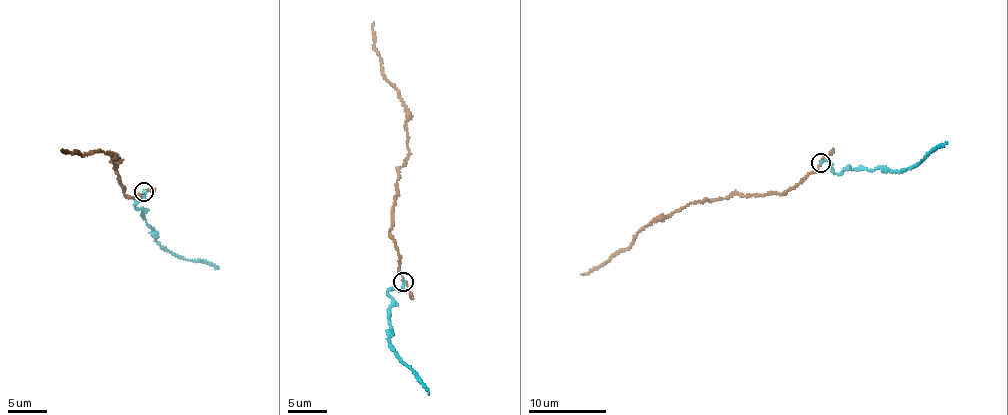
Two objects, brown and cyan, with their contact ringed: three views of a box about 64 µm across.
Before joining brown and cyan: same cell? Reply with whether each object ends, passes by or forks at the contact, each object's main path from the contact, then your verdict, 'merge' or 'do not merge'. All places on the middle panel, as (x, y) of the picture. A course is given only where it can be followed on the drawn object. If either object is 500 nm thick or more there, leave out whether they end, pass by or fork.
brown passes by; cyan ends; course brown (404, 281), (389, 234), (398, 170), (409, 152), (407, 108), (383, 73), (375, 50), (374, 22); course cyan (403, 282), (403, 288), (387, 292), (393, 299), (389, 347), (429, 394); do not merge

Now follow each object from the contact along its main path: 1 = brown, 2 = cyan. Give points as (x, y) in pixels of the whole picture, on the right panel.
1: (820, 161), (817, 170), (782, 193), (730, 195), (694, 202), (652, 219), (636, 232), (627, 250), (580, 274)
2: (820, 162), (826, 160), (837, 173), (845, 169), (866, 168), (902, 171), (947, 142)

